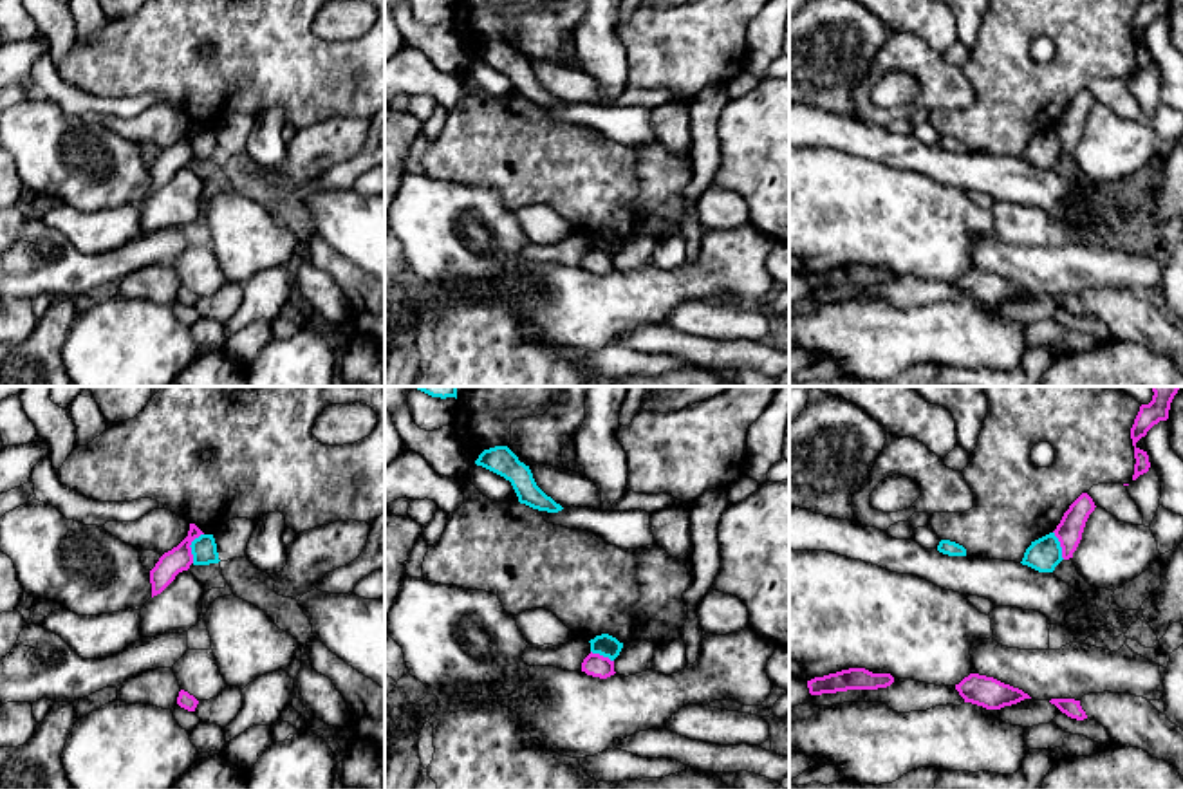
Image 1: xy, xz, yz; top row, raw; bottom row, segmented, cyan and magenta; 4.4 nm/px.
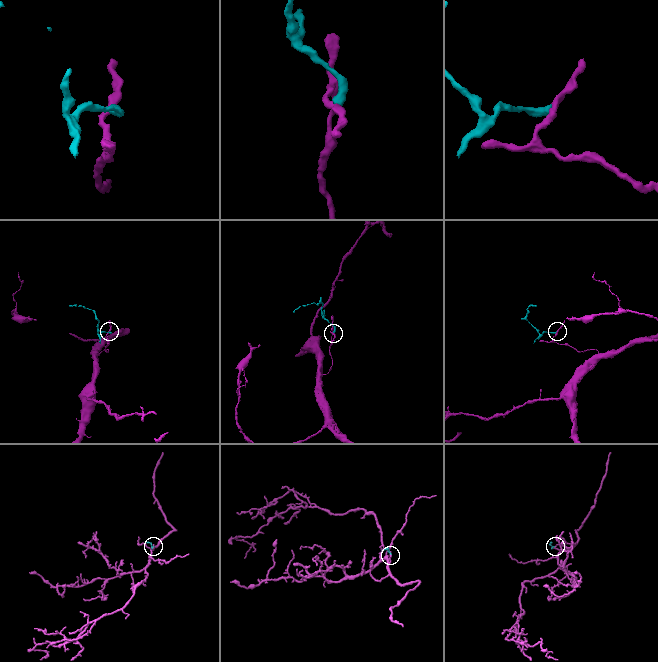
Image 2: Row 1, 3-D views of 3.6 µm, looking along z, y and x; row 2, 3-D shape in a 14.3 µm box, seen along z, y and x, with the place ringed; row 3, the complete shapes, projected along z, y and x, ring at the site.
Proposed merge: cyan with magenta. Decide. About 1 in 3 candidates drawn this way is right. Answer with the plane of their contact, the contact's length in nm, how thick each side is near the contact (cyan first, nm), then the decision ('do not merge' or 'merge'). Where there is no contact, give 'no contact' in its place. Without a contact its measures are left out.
contact in xy; length 140 nm; calibres 110 and 110 nm; do not merge

